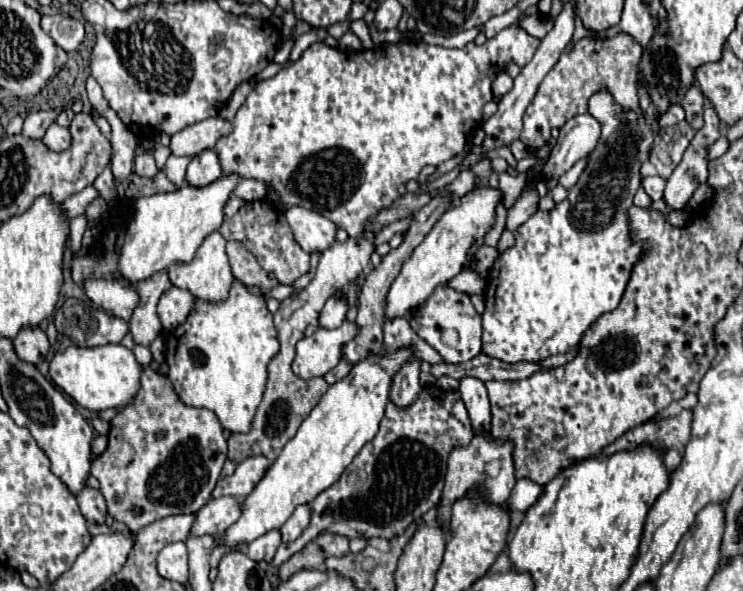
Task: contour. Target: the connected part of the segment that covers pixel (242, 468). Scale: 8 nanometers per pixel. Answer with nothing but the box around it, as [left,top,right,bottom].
[213,455,271,499]

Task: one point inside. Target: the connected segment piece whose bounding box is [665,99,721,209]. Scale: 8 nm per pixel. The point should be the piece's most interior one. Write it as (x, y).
(692, 170)

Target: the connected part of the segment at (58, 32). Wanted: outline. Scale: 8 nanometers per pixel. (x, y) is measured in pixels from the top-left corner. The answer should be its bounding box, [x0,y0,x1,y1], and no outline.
[41,15,85,51]

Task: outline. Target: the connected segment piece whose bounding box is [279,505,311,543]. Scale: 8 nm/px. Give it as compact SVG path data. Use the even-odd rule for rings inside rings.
M299 505L295 509L295 513L287 519L287 523L279 529L281 537L283 537L283 543L295 541L309 527L309 521L311 521L311 507L309 505Z

